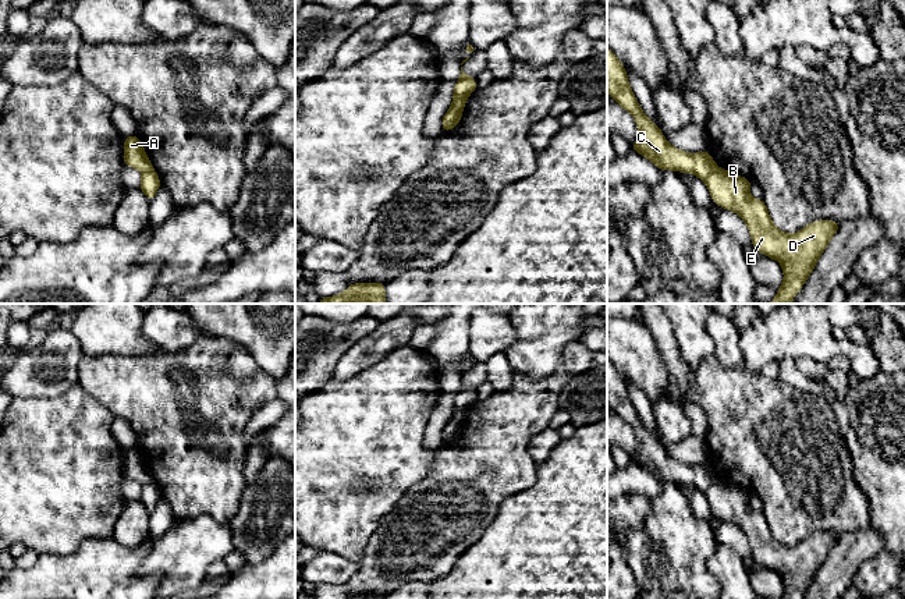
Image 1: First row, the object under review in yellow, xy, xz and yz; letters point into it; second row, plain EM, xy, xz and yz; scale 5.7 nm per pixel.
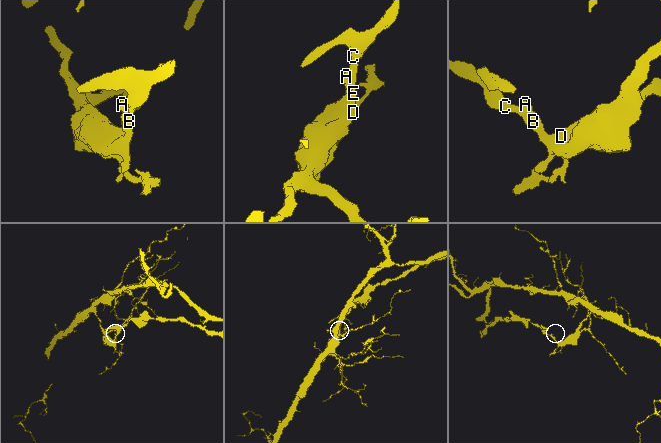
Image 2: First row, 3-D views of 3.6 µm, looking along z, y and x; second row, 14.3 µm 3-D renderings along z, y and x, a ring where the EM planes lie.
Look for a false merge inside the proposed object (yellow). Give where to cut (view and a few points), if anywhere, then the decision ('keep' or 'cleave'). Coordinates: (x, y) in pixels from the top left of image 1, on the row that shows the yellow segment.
xz (467, 95), (453, 103) | cleave

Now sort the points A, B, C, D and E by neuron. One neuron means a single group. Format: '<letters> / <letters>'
A C / B D E

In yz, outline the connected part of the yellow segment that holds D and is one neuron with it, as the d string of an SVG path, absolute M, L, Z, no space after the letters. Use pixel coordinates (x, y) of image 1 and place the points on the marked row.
M717 169L705 184L714 203L743 219L755 249L780 262L784 281L770 304L791 304L840 224L833 220L816 220L798 233L787 234L773 224L766 202L750 196L750 180Z

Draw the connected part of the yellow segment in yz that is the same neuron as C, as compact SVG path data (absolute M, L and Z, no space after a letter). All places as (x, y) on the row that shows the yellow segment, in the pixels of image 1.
M608 46L607 92L613 100L635 117L639 134L635 145L631 146L632 150L649 159L663 171L692 173L703 181L718 169L707 150L688 153L667 142L661 130L645 116L631 89L622 63Z

